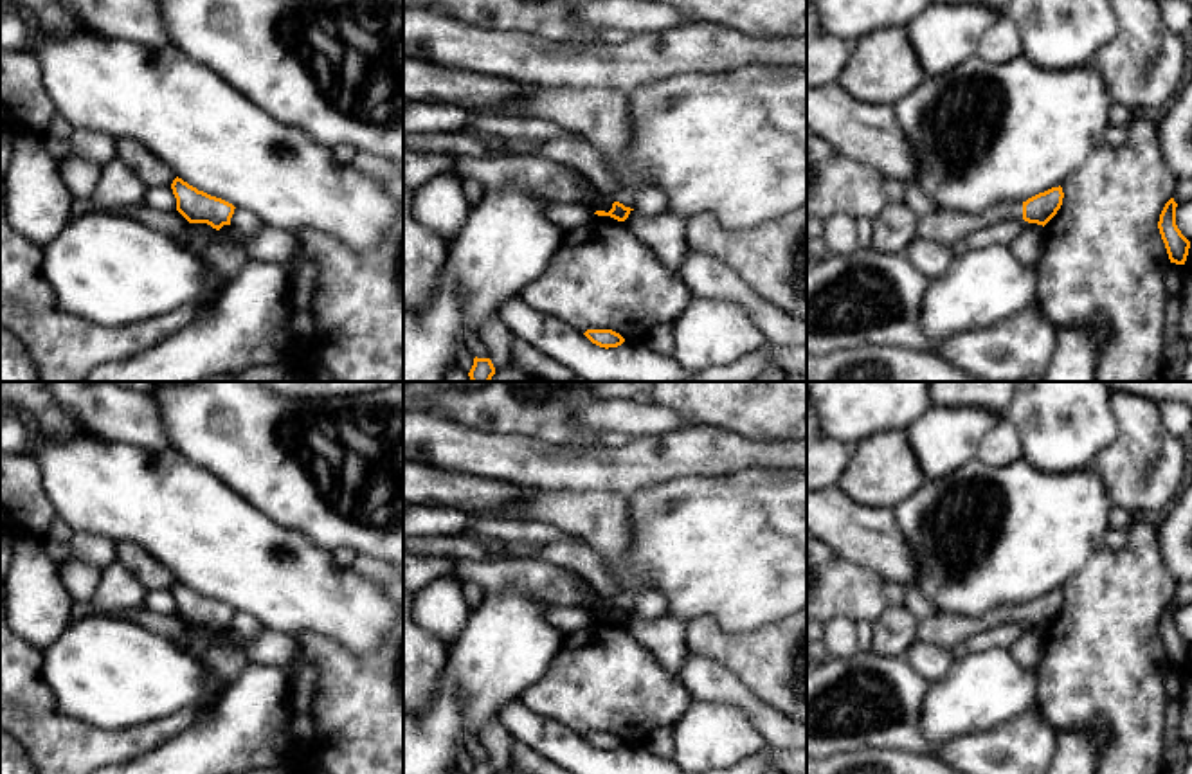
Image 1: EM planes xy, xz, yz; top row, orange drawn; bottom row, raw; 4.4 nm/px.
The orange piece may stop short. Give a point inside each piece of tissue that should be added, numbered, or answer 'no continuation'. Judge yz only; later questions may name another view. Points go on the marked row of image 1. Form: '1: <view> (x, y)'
1: yz (946, 227)

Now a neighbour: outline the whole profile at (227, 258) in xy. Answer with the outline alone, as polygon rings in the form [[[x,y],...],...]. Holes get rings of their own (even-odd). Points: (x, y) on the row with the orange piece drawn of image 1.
[[[189,223],[175,239],[214,268],[225,283],[232,281],[250,261],[239,243],[230,241],[207,223]]]

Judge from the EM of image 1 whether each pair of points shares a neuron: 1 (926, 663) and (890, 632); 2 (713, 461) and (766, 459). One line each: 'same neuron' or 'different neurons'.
1: same neuron
2: same neuron

